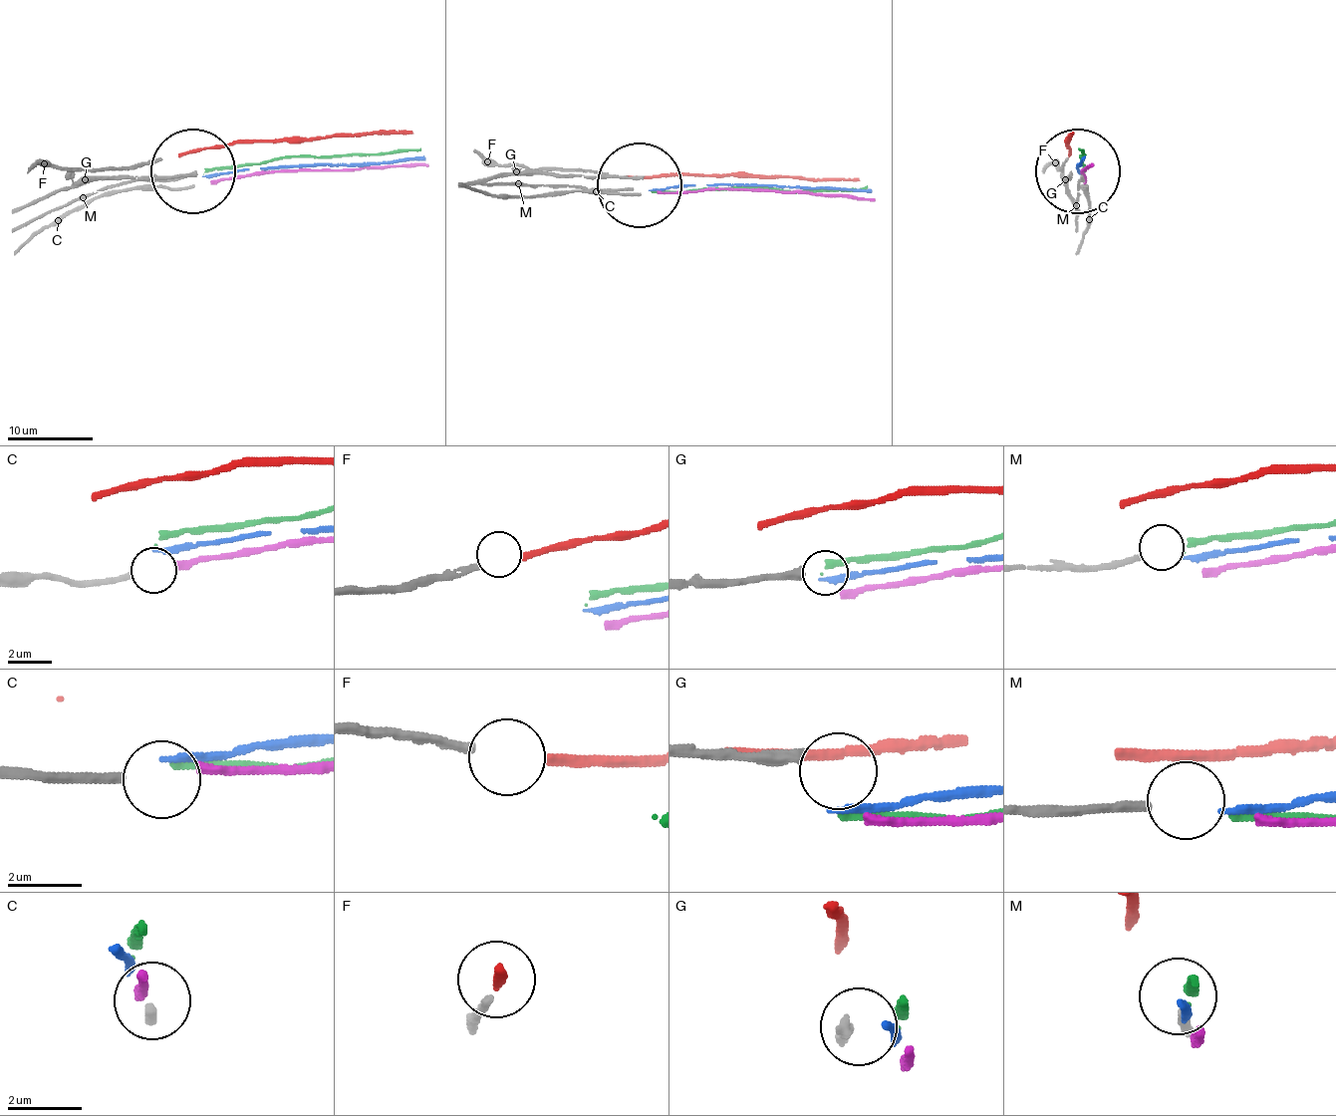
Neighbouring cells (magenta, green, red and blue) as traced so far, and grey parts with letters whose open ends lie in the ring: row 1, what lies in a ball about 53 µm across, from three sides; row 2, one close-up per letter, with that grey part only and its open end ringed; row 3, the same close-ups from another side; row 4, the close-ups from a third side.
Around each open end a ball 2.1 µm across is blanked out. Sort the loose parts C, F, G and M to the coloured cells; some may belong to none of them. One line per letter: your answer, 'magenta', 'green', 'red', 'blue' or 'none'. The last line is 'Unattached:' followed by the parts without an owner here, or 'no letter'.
C: magenta
F: red
G: none
M: green
Unattached: G

